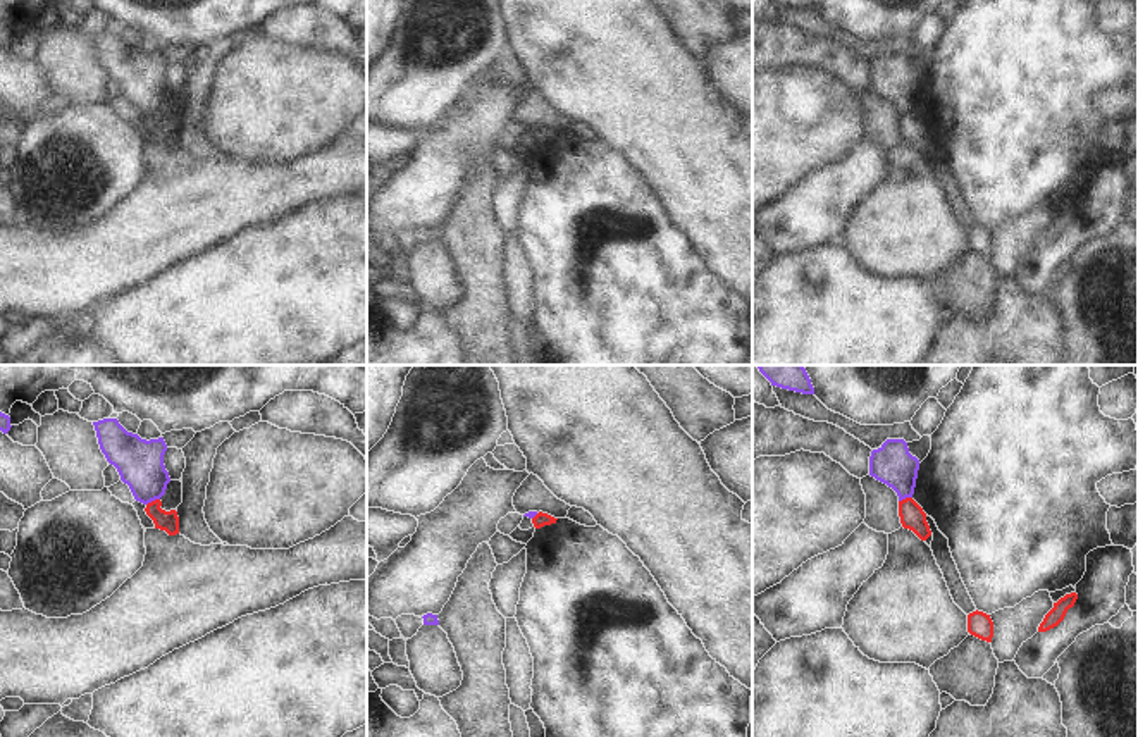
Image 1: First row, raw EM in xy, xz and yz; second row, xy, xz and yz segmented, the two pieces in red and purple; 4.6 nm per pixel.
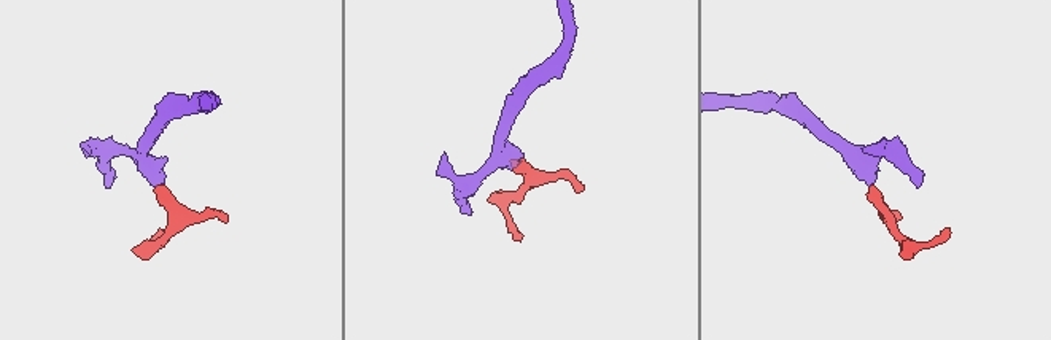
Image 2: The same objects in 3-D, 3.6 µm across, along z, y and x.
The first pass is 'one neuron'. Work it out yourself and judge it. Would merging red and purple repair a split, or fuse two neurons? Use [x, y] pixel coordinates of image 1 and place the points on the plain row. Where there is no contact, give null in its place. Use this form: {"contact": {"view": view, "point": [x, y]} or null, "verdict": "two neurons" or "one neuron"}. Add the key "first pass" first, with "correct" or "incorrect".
{"first pass": "incorrect", "contact": {"view": "xy", "point": [152, 116]}, "verdict": "two neurons"}

